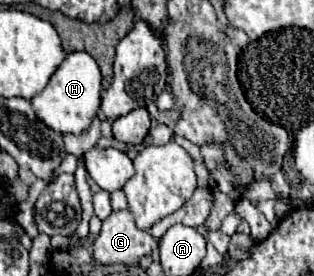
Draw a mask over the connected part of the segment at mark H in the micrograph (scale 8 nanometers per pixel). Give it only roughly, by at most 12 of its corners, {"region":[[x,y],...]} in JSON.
{"region":[[72,52],[32,98],[56,132],[80,134],[100,106],[100,68]]}

